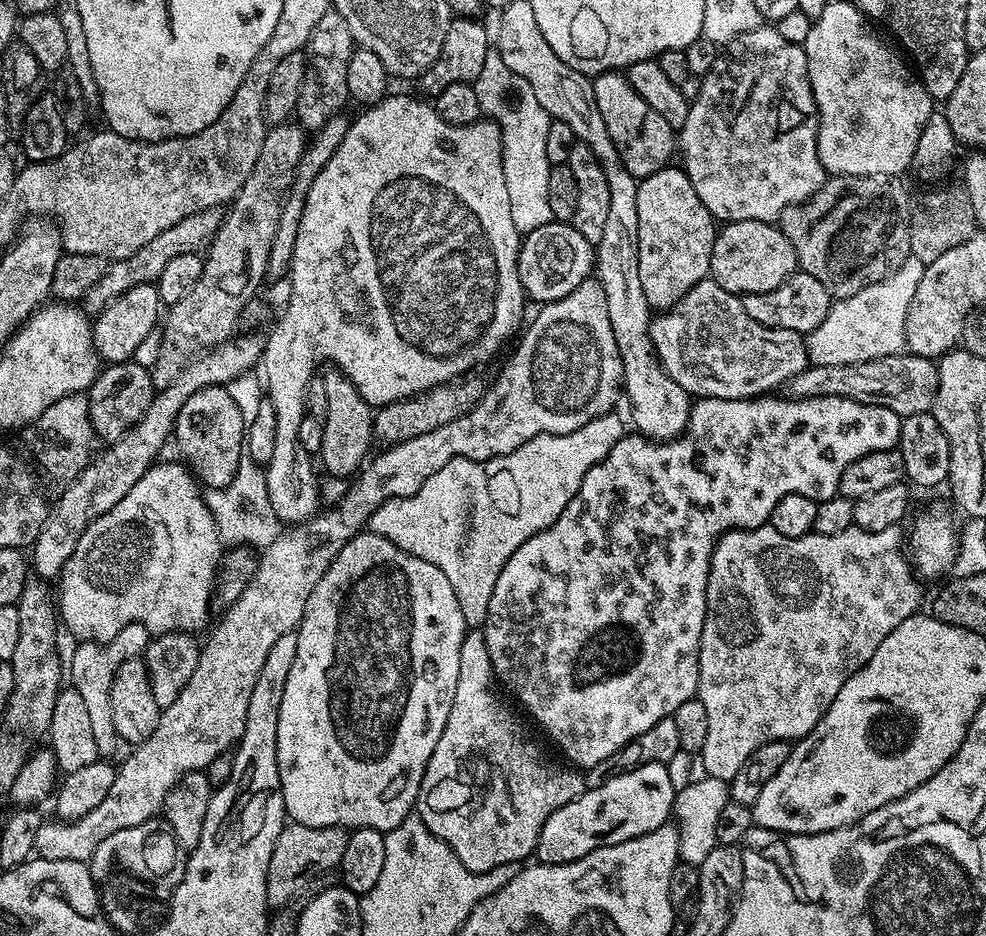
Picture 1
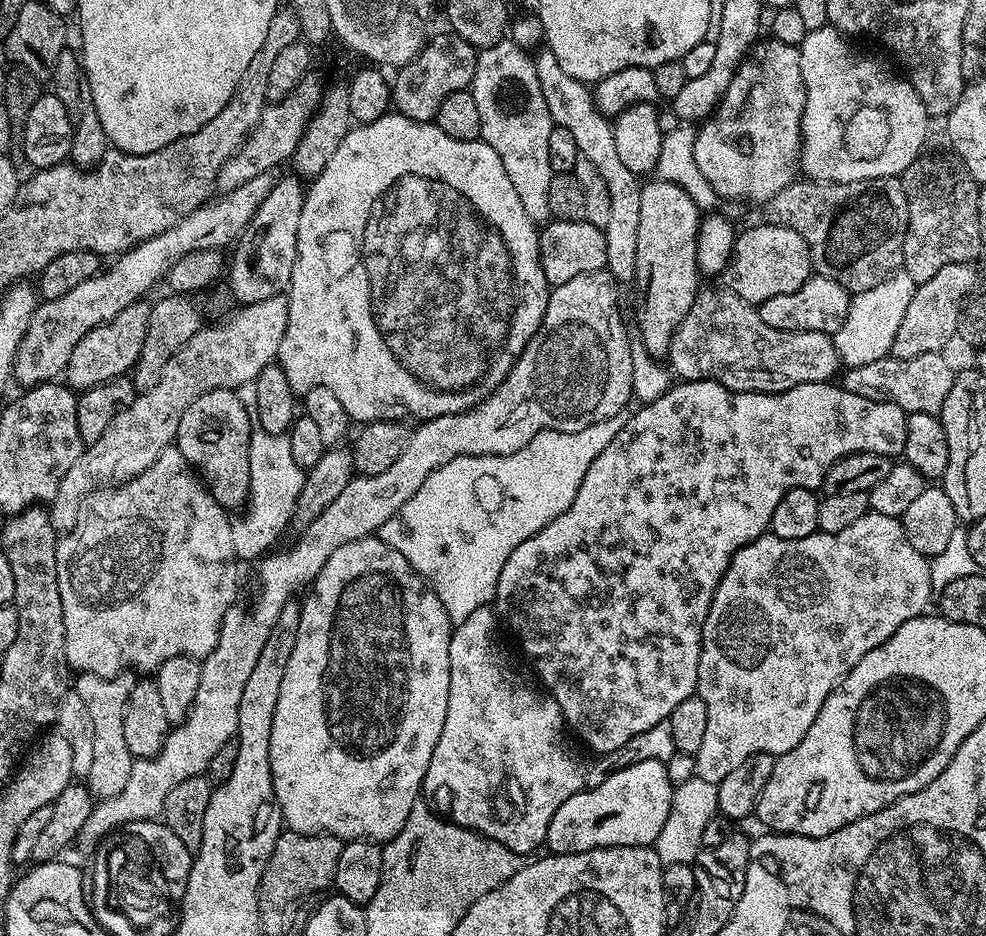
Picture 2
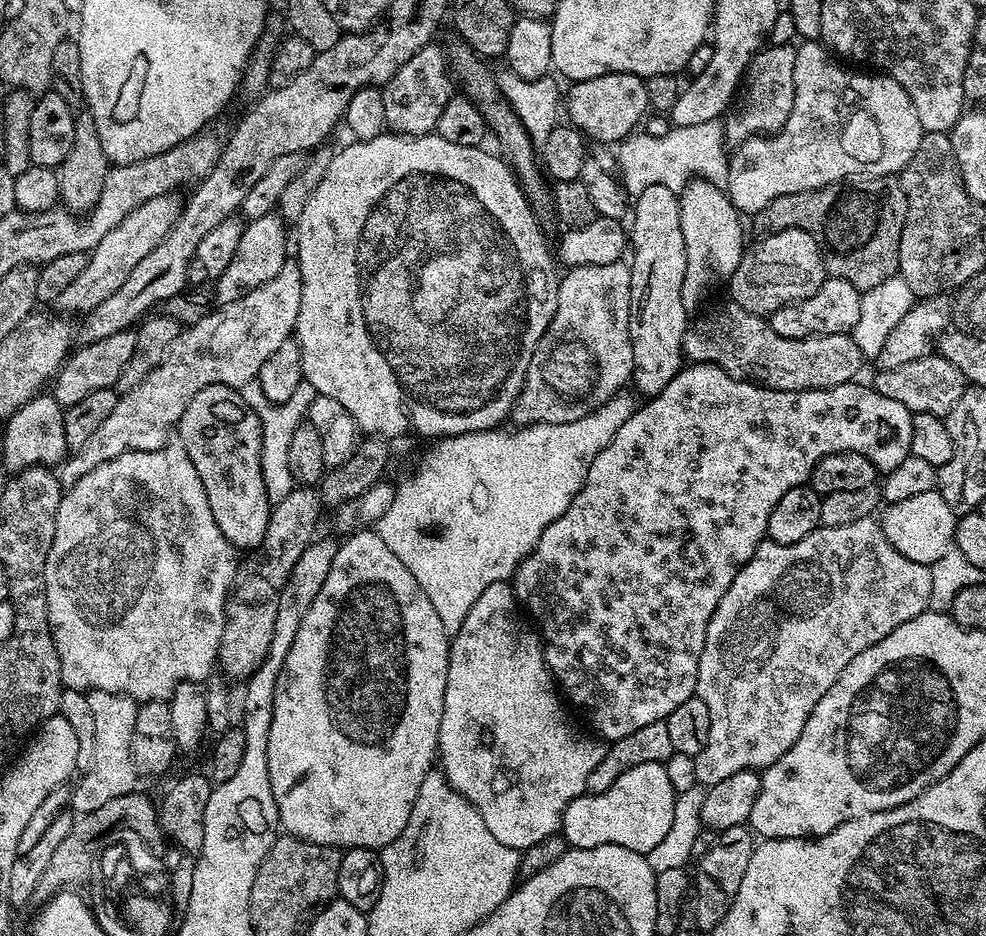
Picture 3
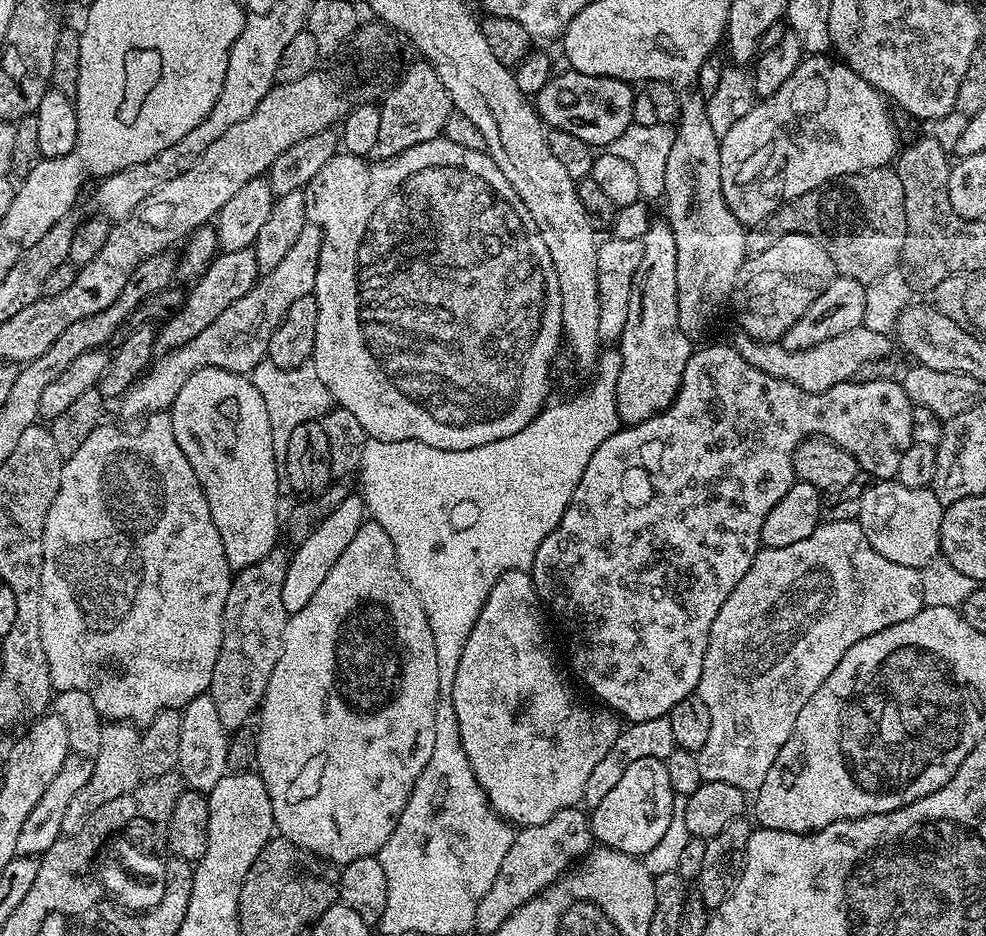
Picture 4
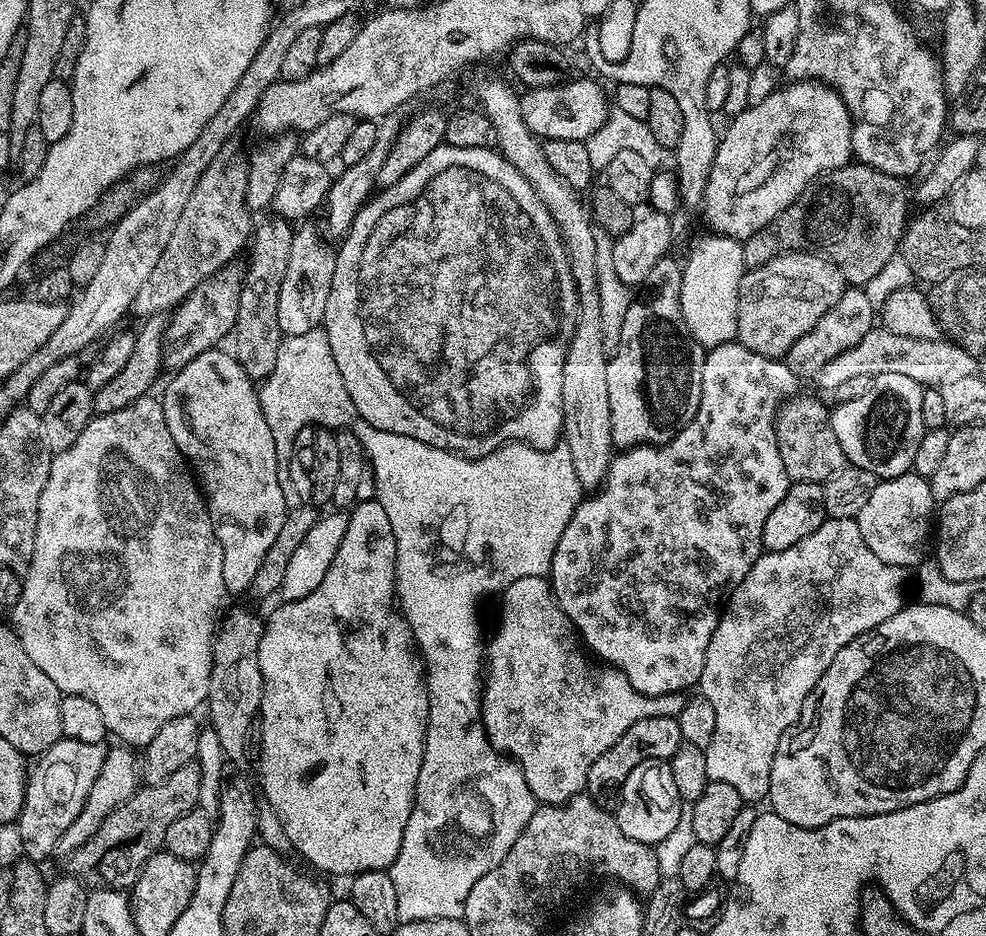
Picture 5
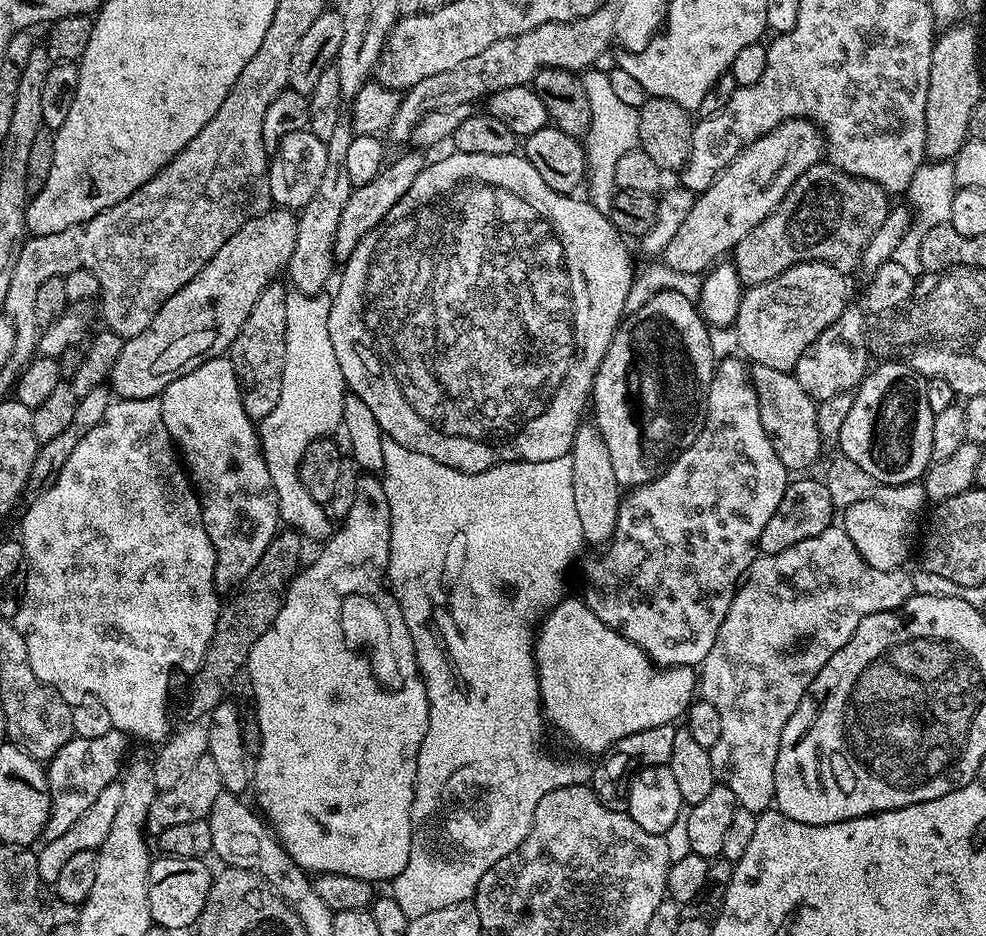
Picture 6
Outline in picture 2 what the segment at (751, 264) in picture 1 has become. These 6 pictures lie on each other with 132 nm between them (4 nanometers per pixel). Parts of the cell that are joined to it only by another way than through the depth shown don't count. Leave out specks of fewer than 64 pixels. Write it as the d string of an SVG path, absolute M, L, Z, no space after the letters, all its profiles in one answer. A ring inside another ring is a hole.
M757 222L736 237L726 269L726 286L747 304L758 306L777 294L794 294L813 272L812 255L806 242L802 242L802 234L794 234L794 230L777 224Z

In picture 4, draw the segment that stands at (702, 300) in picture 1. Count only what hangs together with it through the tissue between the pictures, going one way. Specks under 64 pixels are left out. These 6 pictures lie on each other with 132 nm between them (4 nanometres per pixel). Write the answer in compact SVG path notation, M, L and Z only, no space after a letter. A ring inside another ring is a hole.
M858 327L846 330L846 334L838 334L838 338L829 338L826 342L818 342L818 346L810 346L810 350L786 350L778 342L756 340L753 336L737 335L734 347L746 362L766 374L779 380L790 382L807 392L825 392L839 384L855 381L859 368L866 362L887 360L893 355L894 340L889 333Z

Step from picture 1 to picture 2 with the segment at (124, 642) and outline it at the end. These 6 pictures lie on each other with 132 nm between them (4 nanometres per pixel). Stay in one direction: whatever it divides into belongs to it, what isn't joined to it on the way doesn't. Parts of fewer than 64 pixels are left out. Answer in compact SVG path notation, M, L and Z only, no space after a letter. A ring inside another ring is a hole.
M125 670L117 676L99 676L89 672L79 673L74 680L74 690L90 713L94 725L94 759L86 777L86 787L93 797L105 800L120 794L130 778L130 766L134 757L126 747L126 730L122 727L122 717L126 715L126 698L134 690L137 677Z

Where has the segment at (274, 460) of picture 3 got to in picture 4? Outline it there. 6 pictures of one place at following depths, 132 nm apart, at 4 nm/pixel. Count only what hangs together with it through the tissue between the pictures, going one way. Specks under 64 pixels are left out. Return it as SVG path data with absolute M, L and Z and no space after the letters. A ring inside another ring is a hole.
M267 358L250 373L253 386L262 395L270 419L271 445L274 446L276 467L285 466L286 450L289 448L290 435L302 422L317 420L332 406L332 399L322 380L315 377L315 371L304 365L298 368L280 368Z

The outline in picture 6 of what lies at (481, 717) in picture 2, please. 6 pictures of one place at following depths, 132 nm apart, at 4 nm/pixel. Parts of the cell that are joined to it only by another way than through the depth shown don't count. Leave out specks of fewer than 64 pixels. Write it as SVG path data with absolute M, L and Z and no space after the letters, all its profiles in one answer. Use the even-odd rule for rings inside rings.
M565 598L553 608L548 609L535 629L534 651L536 654L536 677L540 683L540 702L544 709L544 719L551 727L553 724L580 752L603 754L618 742L622 742L622 738L630 738L630 734L638 734L638 730L650 730L650 726L676 724L679 721L679 716L681 719L687 713L692 701L697 699L698 696L698 672L695 667L661 668L659 664L654 664L652 659L634 642L630 642L618 630L606 626L606 622L602 622L602 618L598 618L598 614L594 614L594 610L590 610L590 606L586 606L583 599L580 598L576 598L576 600Z

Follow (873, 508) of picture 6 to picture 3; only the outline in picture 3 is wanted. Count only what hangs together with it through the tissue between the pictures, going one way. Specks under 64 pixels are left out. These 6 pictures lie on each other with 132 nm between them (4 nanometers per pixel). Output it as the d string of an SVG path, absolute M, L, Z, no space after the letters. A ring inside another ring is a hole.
M938 490L888 504L879 513L878 519L882 534L886 534L890 546L894 546L898 554L906 554L910 562L922 562L931 566L938 562L938 558L942 558L942 554L946 554L948 548L953 547L956 539L957 513L952 511Z

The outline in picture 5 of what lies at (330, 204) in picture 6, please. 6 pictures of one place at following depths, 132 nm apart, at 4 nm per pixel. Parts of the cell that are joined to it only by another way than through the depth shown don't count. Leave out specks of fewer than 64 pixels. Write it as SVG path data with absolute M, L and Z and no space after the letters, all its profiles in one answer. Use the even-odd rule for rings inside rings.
M304 224L293 231L290 262L286 265L286 274L282 278L278 294L278 326L285 337L305 334L306 331L312 331L323 325L335 265L335 251L324 245L319 234L310 225Z

